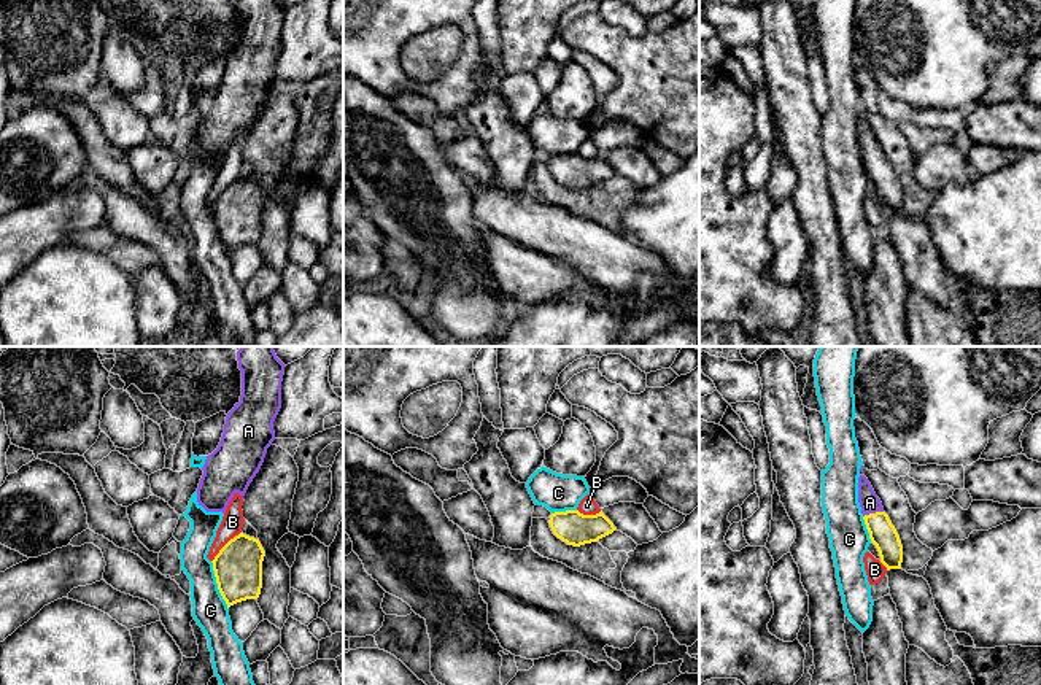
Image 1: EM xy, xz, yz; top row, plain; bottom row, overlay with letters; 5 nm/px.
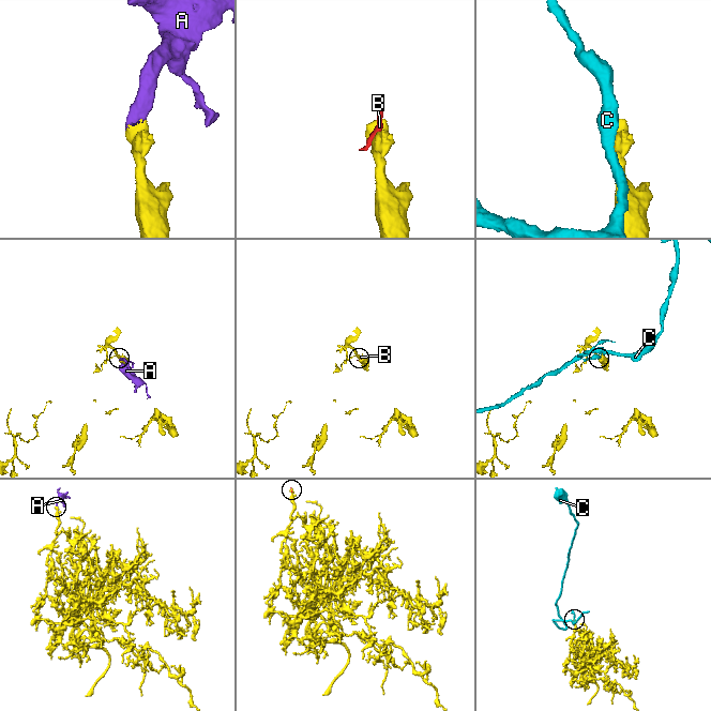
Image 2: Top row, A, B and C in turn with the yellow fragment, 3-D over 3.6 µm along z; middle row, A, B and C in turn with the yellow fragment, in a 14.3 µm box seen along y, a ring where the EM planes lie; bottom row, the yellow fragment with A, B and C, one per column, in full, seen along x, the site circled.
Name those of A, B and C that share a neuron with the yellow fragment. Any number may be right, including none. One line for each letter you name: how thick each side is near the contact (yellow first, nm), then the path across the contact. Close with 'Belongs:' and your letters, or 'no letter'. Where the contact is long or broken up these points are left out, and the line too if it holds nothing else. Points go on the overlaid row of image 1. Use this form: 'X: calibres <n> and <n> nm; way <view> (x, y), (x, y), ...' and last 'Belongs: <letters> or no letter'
A: calibres 140 and 100 nm; way yz (882, 533), (873, 514), (870, 503)
Belongs: A

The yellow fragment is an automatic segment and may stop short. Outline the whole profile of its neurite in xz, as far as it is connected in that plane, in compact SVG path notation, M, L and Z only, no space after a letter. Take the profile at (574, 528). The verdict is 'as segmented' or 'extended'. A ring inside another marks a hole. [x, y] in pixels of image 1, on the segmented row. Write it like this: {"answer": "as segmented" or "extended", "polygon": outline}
{"answer": "as segmented", "polygon": "M579 510L555 512L548 523L558 539L574 547L598 542L617 529L602 512L596 515L583 515Z"}

